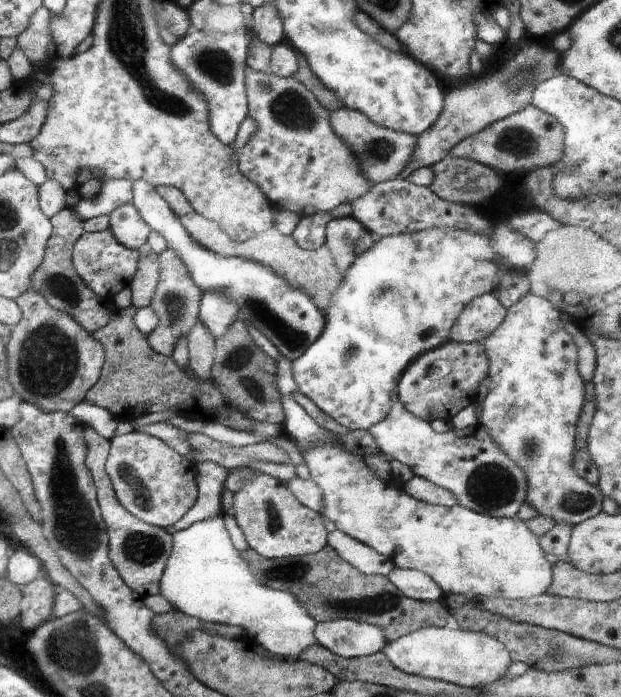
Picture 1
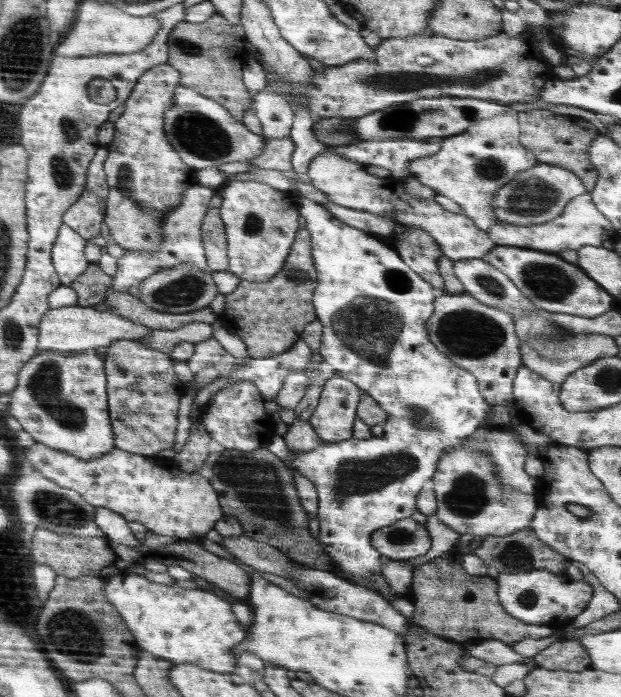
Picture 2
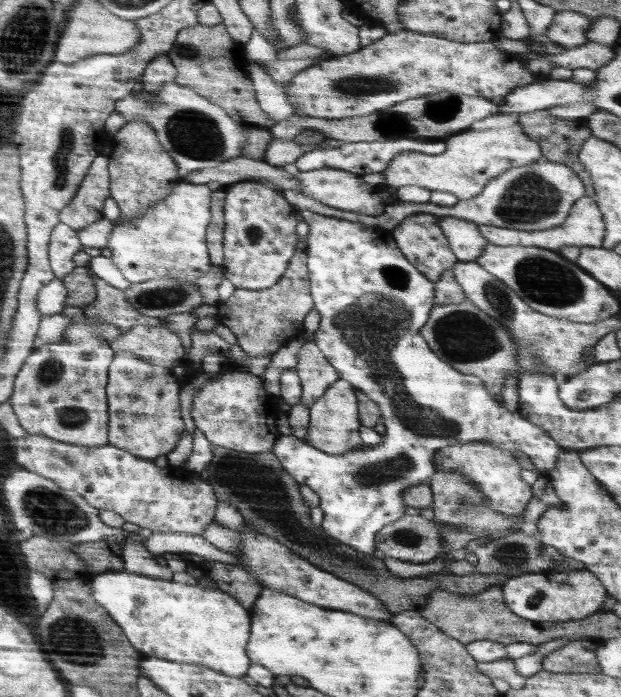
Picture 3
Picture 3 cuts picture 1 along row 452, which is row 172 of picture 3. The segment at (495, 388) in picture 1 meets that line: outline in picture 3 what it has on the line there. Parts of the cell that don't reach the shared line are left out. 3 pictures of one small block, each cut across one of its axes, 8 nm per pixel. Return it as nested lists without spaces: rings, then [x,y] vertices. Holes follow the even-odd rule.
[[[539,159],[526,166],[515,166],[500,176],[489,180],[484,190],[470,200],[460,200],[452,207],[436,205],[432,202],[401,202],[395,201],[385,205],[384,212],[378,216],[366,216],[357,212],[342,210],[322,204],[314,198],[292,189],[284,189],[283,196],[297,211],[310,210],[320,215],[337,217],[366,227],[385,229],[393,232],[396,226],[414,213],[430,213],[438,217],[449,216],[472,221],[478,224],[497,227],[515,228],[525,231],[546,230],[558,227],[571,211],[572,205],[586,194],[585,186],[573,170],[565,164]]]

